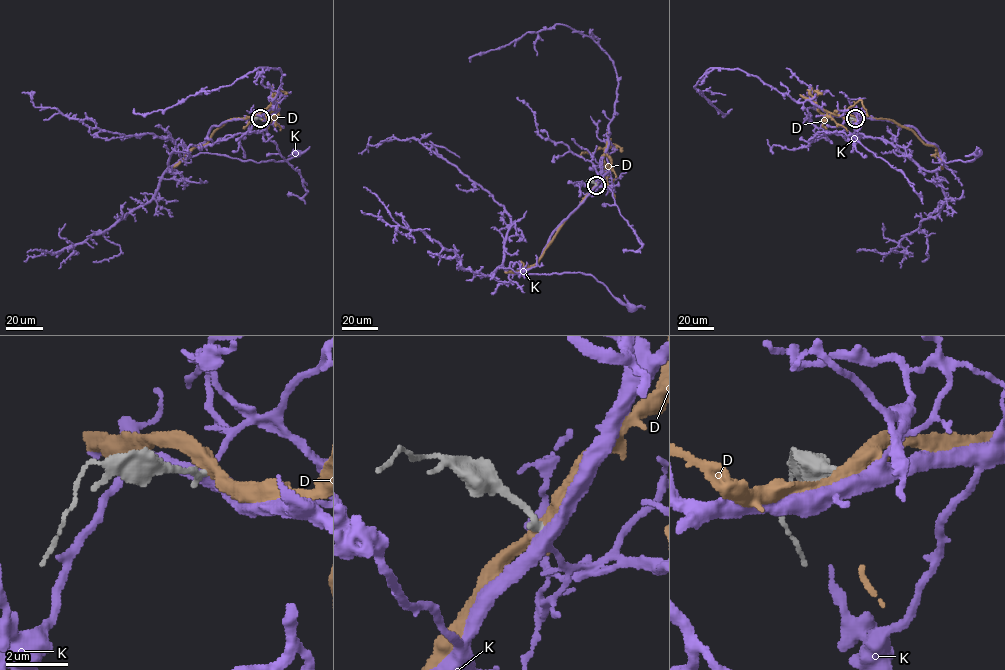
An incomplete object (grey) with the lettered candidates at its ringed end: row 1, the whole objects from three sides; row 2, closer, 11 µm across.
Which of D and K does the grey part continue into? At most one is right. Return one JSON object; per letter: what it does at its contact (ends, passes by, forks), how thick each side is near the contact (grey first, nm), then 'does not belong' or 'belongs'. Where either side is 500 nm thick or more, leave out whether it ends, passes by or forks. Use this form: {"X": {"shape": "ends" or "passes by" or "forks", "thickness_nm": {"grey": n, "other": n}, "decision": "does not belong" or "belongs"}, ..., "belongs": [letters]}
{"D": {"shape": "passes by", "thickness_nm": {"grey": 240, "other": 440}, "decision": "does not belong"}, "K": {"shape": "forks", "thickness_nm": {"grey": 240, "other": 400}, "decision": "does not belong"}, "belongs": []}

